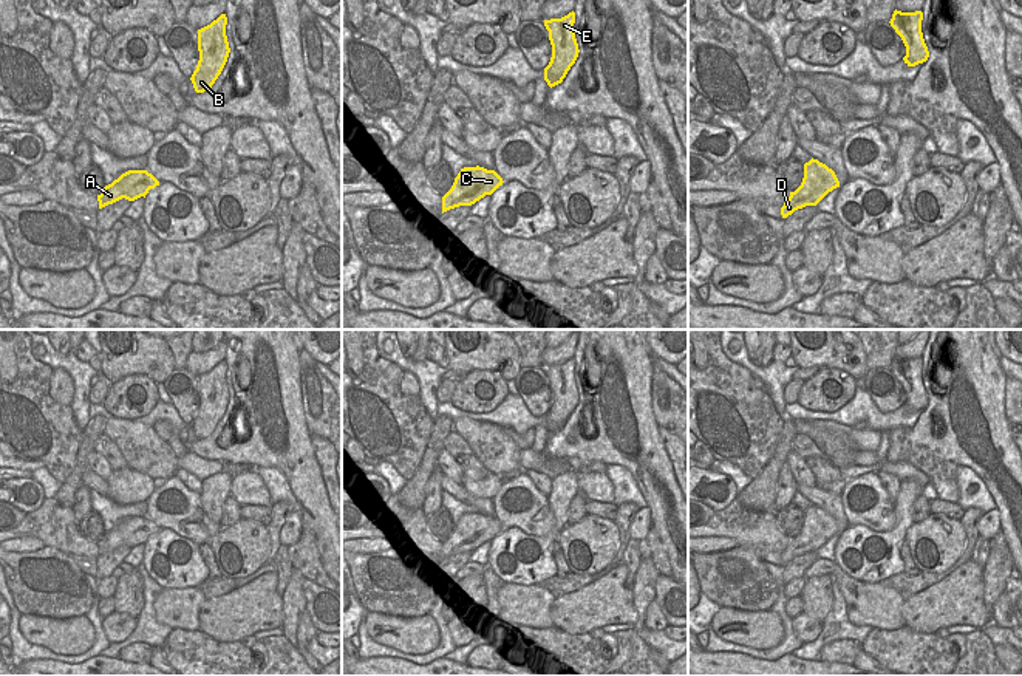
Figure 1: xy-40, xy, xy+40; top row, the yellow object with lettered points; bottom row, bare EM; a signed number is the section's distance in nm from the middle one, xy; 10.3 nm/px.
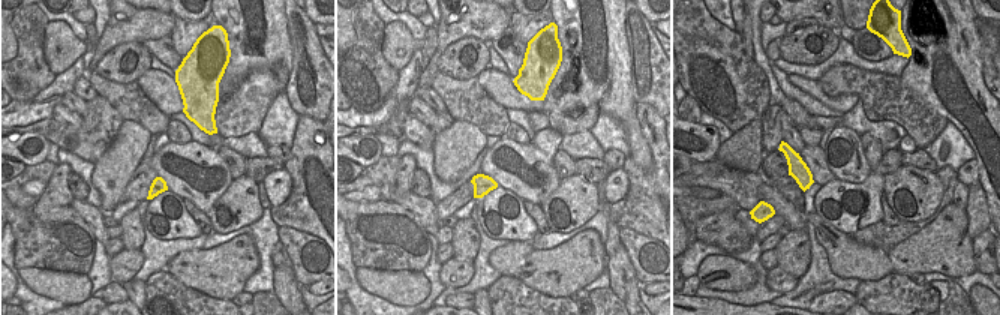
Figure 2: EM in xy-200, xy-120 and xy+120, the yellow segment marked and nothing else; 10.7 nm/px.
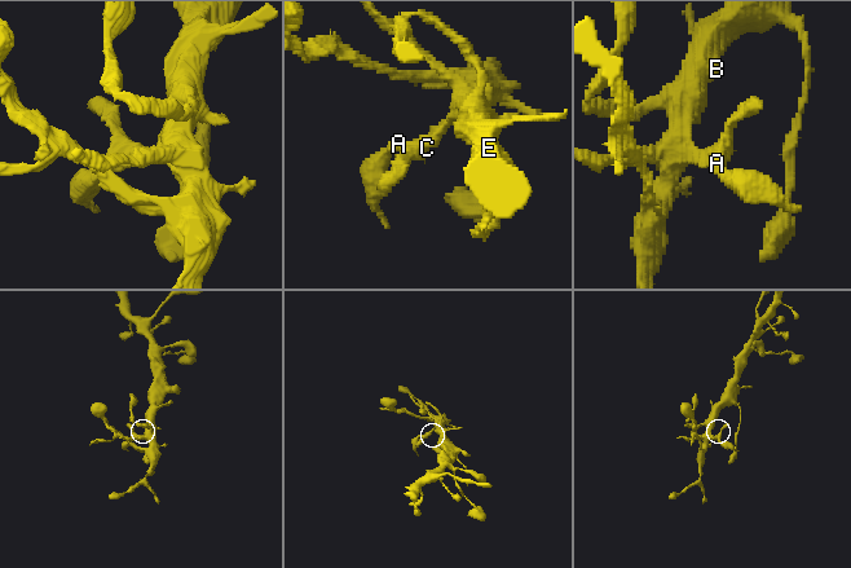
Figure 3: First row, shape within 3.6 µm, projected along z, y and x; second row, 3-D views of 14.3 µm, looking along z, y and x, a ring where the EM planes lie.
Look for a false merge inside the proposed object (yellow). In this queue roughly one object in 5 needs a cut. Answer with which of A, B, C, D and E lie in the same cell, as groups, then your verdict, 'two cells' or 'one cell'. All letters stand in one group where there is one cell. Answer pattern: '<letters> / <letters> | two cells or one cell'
A B C D E | one cell

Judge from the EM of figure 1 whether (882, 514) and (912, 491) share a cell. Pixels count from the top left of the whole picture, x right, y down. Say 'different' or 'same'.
different

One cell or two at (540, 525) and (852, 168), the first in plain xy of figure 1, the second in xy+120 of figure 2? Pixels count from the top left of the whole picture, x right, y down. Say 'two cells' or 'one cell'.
one cell

